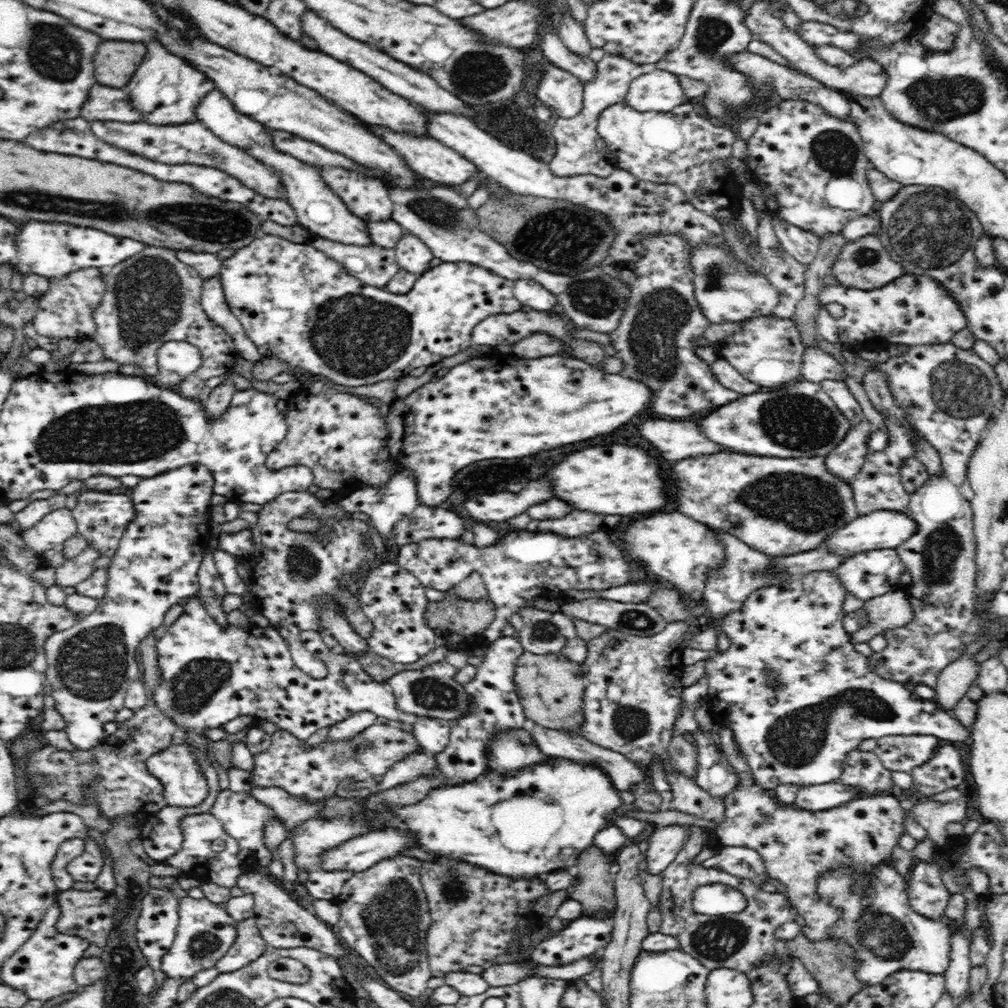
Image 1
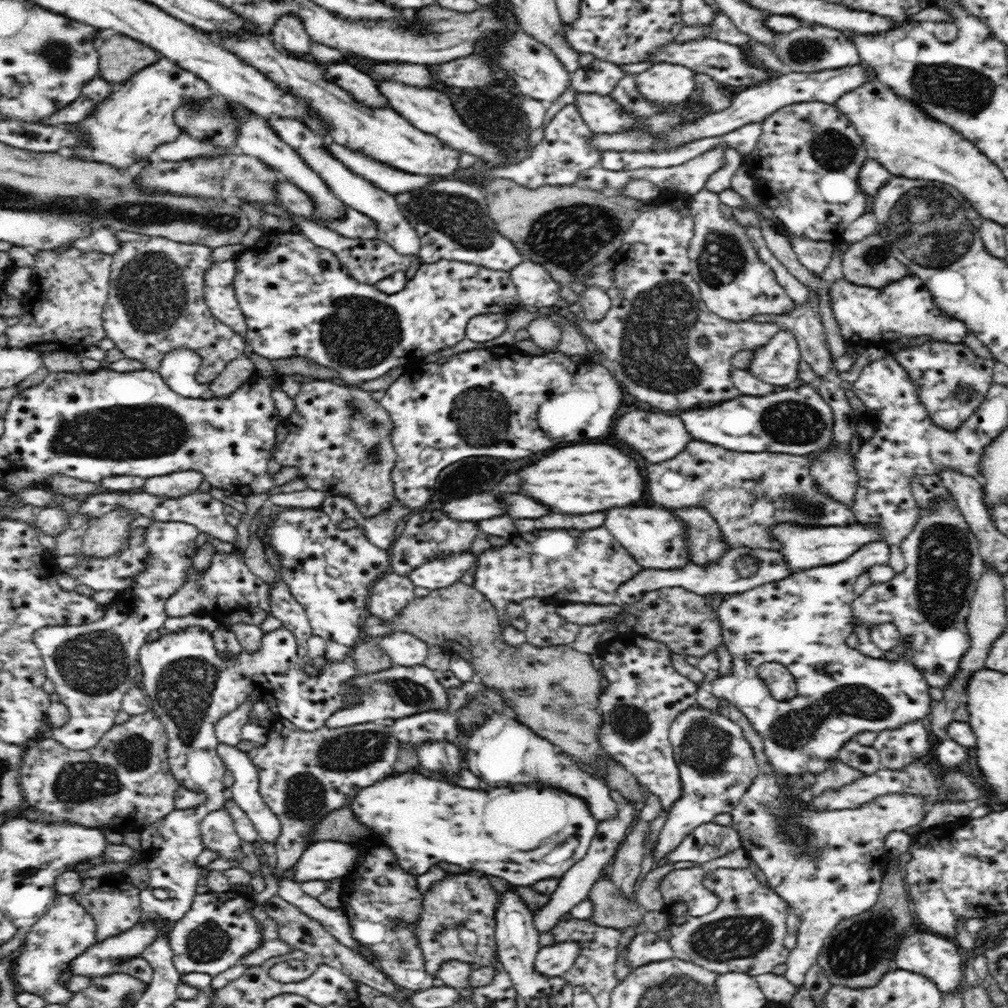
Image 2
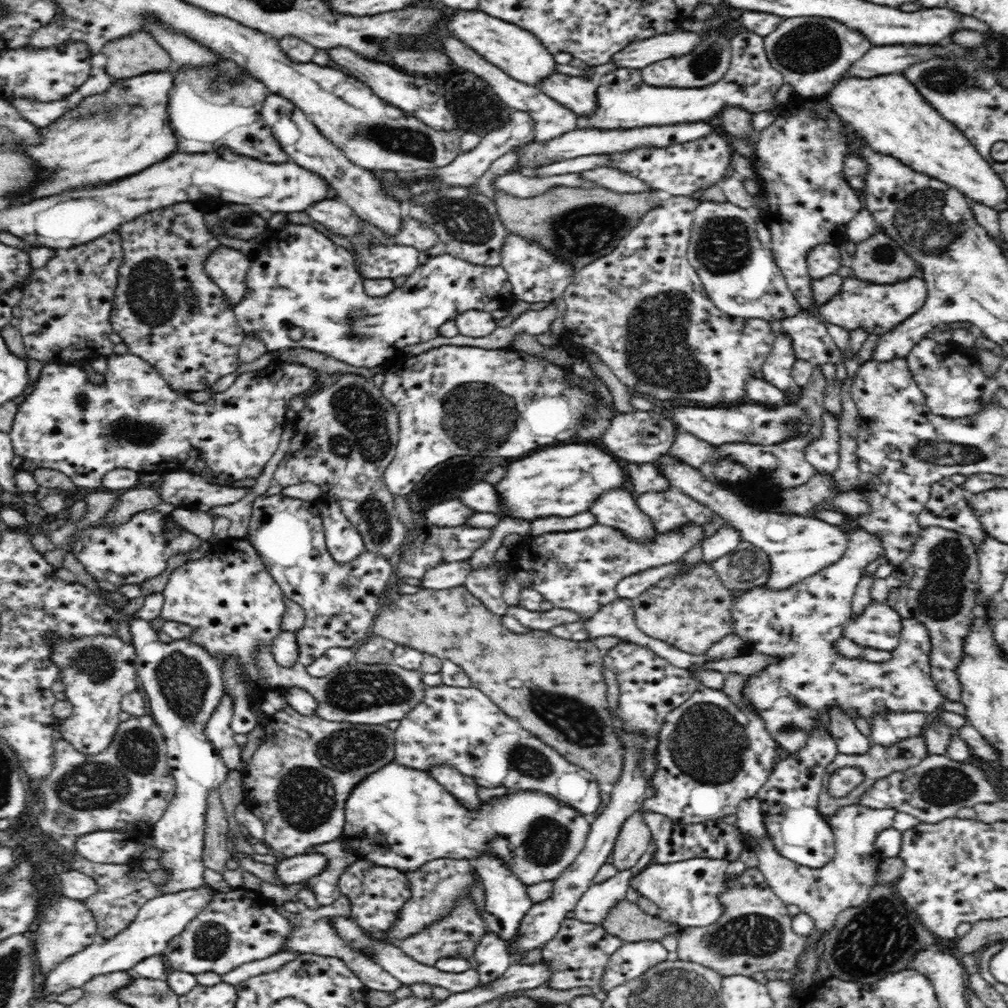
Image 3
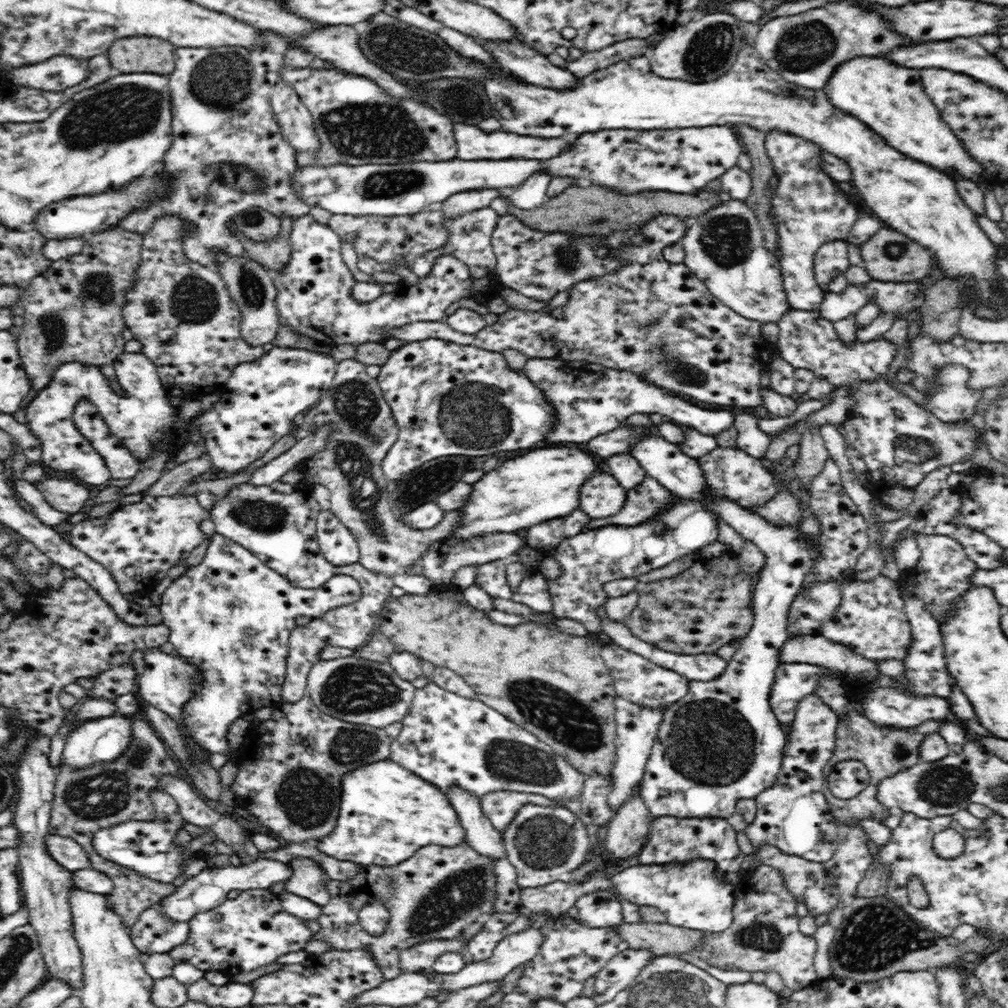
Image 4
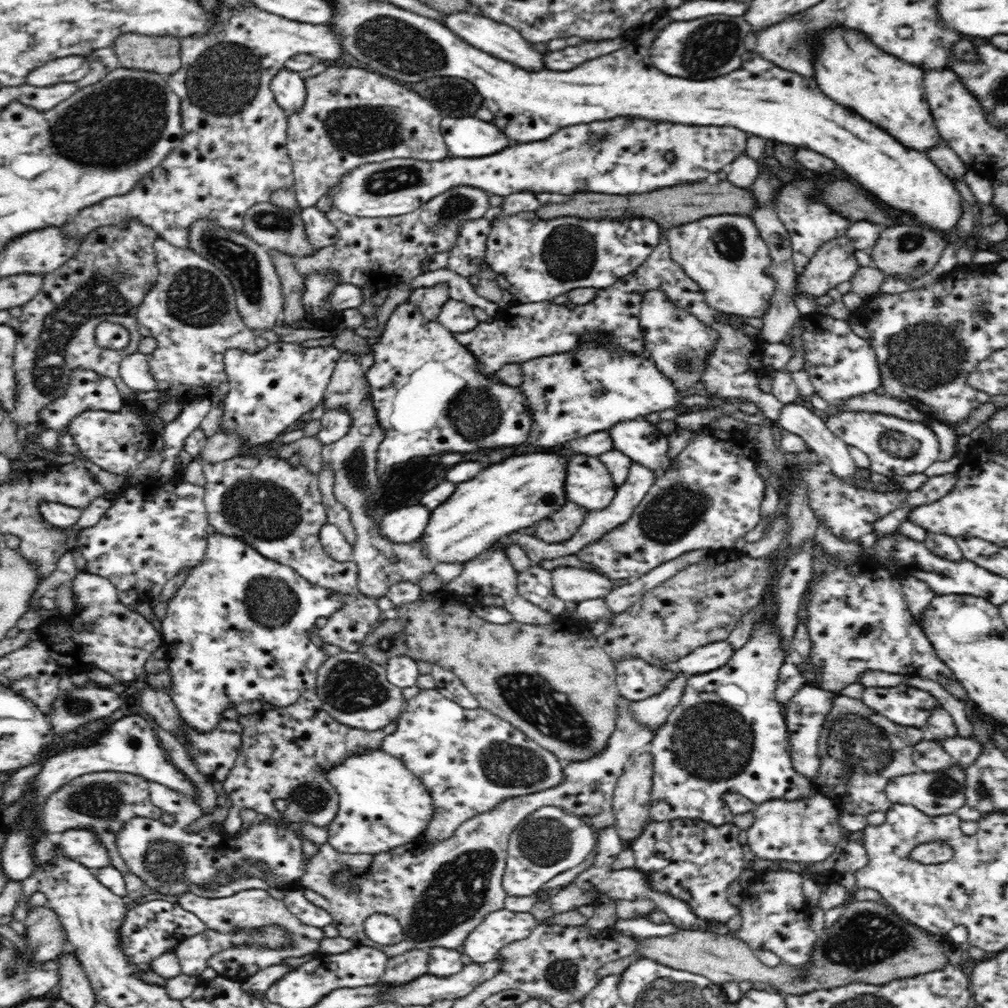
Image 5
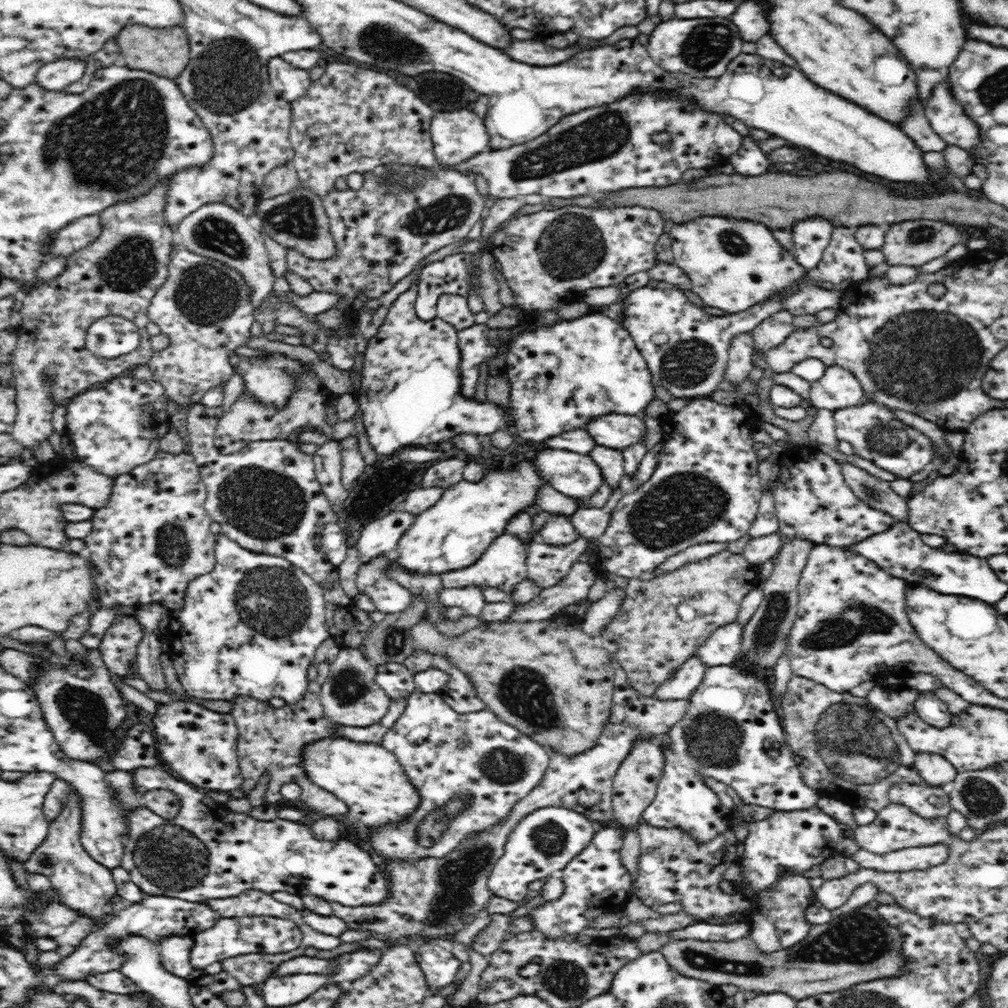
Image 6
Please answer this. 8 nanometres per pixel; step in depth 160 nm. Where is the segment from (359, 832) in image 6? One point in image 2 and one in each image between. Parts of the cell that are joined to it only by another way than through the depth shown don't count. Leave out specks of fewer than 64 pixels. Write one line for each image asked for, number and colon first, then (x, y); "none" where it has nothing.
2: (423, 821)
3: (399, 817)
4: (387, 813)
5: (382, 805)

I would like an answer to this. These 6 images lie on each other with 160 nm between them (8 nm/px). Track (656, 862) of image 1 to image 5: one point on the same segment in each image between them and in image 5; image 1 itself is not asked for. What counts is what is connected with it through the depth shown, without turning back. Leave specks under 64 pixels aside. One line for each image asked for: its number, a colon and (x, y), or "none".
2: (716, 763)
3: (711, 756)
4: (721, 743)
5: (728, 734)

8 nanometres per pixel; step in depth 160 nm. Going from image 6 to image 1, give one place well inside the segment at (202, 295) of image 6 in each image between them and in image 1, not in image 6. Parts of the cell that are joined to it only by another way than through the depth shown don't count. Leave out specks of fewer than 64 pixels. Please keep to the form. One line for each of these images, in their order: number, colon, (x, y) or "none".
1: (152, 298)
2: (155, 303)
3: (167, 310)
4: (169, 290)
5: (191, 312)

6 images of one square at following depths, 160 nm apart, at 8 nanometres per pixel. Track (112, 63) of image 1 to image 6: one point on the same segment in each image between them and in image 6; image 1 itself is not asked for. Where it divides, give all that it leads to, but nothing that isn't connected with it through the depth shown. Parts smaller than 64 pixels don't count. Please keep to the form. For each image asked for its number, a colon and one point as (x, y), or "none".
2: (121, 56)
3: (137, 53)
4: (141, 54)
5: (150, 53)
6: (166, 52)

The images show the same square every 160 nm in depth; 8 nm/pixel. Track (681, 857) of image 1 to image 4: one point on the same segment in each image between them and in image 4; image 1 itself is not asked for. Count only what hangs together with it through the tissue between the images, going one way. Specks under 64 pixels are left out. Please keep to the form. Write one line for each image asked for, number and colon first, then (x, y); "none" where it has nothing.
2: (745, 934)
3: (754, 934)
4: (764, 935)

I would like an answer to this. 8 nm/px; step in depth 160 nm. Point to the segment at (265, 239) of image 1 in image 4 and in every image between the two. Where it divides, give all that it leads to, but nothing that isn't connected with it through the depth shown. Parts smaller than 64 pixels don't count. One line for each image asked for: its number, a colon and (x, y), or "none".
2: (298, 300)
3: (298, 277)
4: (314, 297)

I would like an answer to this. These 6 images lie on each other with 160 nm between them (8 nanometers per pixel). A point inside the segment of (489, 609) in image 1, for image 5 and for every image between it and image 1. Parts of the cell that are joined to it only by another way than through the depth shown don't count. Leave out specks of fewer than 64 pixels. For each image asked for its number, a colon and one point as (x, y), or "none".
2: (554, 691)
3: (554, 688)
4: (523, 668)
5: (558, 687)

